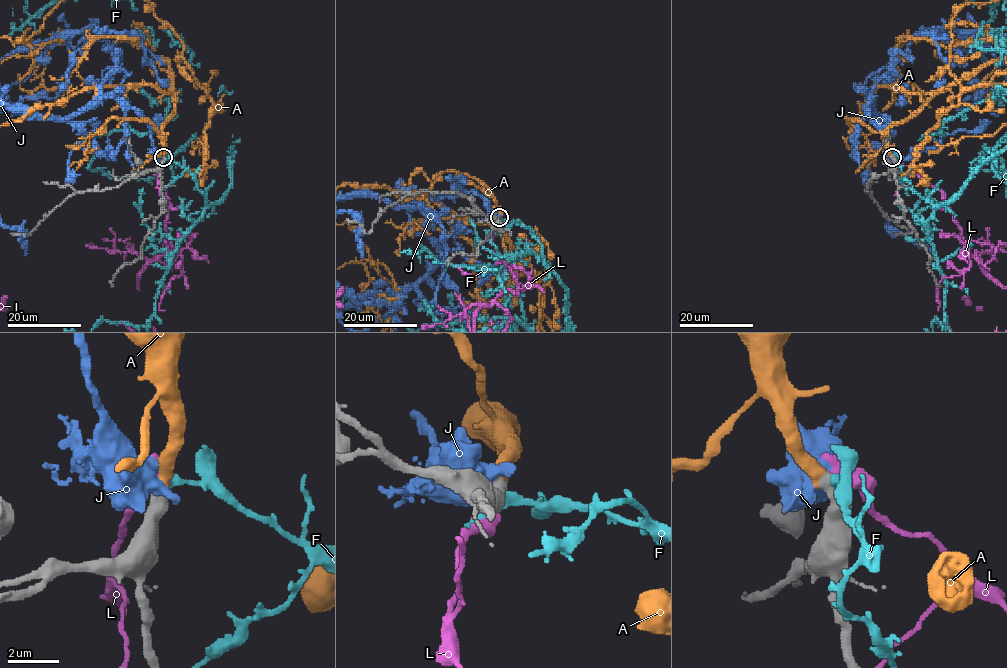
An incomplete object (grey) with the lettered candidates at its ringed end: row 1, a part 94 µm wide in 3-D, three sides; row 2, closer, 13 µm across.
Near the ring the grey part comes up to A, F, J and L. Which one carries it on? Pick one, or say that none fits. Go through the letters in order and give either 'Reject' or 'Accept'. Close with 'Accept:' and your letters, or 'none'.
A: Accept
F: Reject
J: Reject
L: Reject
Accept: A

